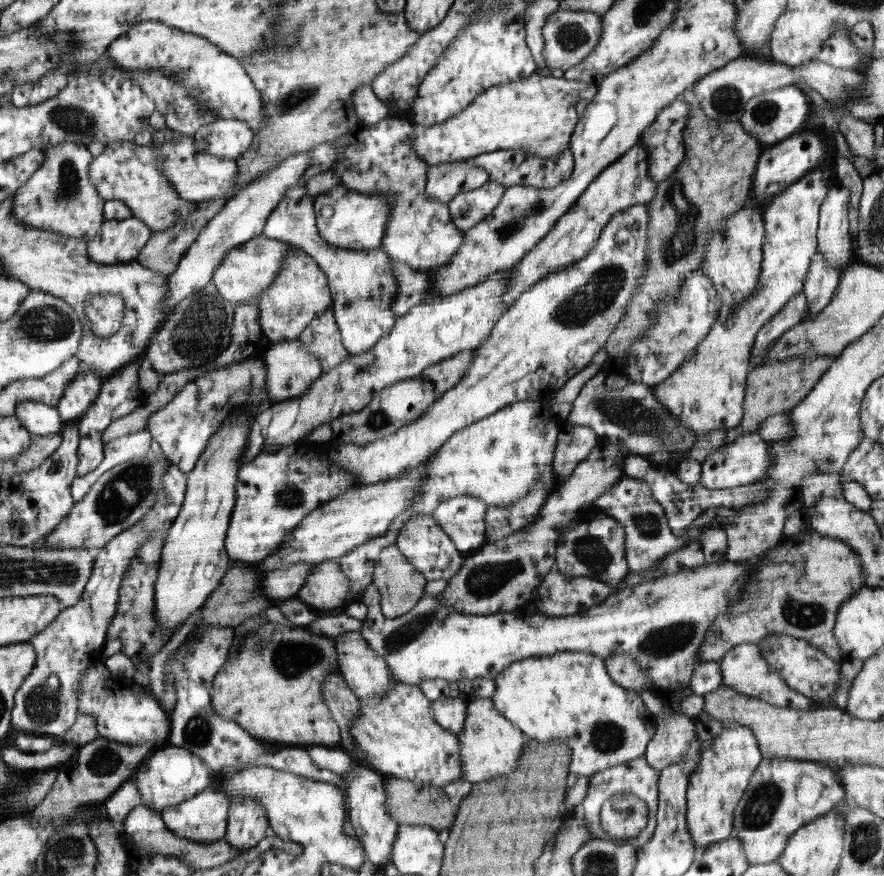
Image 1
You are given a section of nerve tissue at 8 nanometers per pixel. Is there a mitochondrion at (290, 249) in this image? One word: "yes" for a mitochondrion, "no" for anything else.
no

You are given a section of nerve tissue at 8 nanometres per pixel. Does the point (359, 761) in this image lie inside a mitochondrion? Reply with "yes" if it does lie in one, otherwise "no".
no

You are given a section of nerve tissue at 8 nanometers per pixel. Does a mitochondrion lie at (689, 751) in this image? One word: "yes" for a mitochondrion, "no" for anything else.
yes

